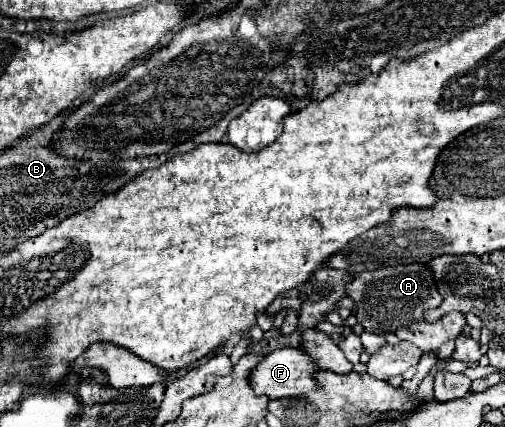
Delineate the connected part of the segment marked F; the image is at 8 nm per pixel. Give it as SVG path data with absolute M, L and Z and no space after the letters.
M279 348L263 356L263 360L251 370L249 384L257 396L269 396L275 398L287 398L287 396L303 396L317 388L313 380L313 372L317 372L317 366L311 356L307 356L299 348Z

